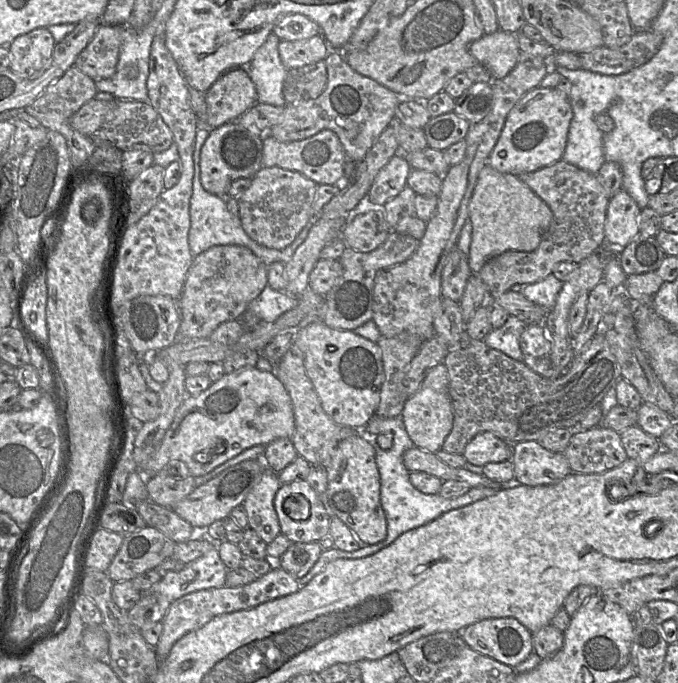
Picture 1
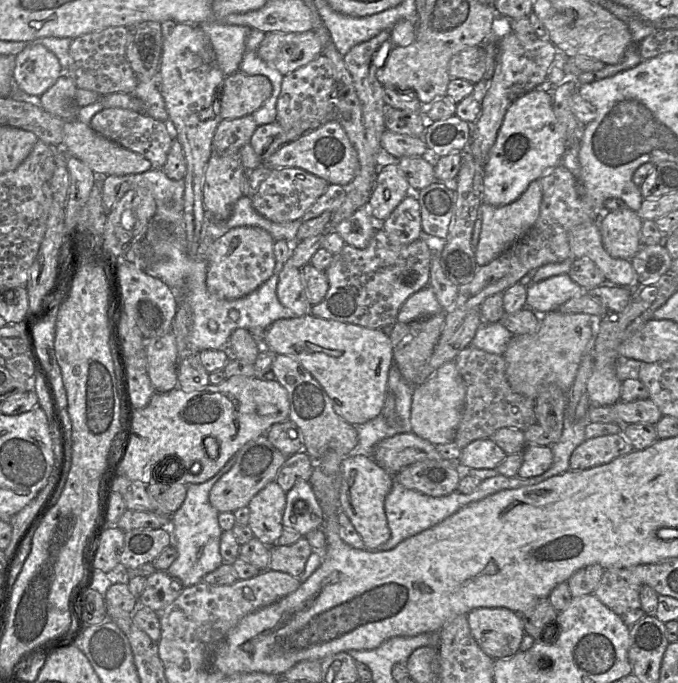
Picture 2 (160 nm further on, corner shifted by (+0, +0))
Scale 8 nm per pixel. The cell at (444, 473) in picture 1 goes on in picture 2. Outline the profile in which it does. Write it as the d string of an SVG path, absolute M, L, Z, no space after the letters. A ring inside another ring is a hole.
M413 432L399 433L380 440L374 447L372 459L392 475L421 460L440 460L436 446Z

